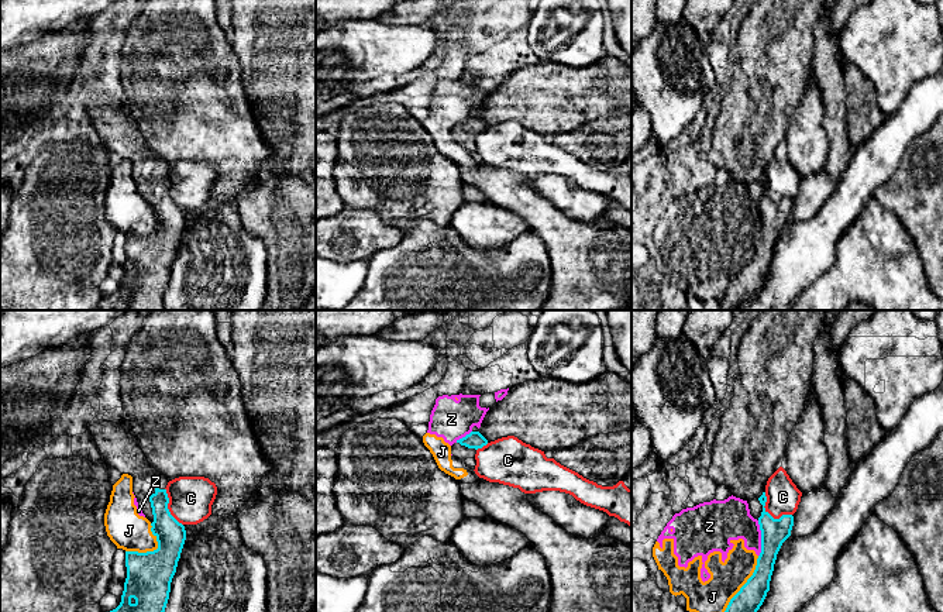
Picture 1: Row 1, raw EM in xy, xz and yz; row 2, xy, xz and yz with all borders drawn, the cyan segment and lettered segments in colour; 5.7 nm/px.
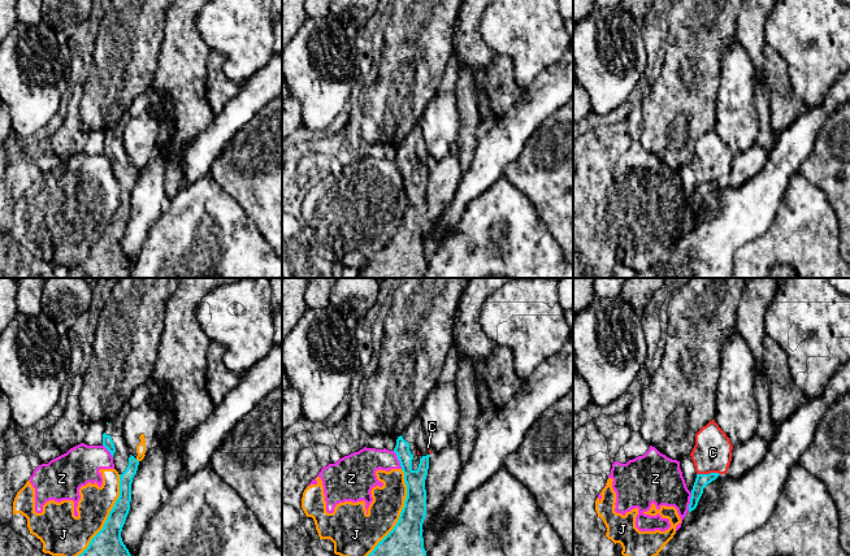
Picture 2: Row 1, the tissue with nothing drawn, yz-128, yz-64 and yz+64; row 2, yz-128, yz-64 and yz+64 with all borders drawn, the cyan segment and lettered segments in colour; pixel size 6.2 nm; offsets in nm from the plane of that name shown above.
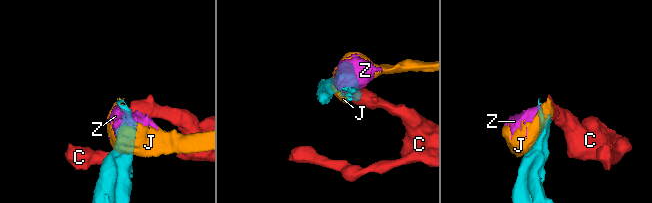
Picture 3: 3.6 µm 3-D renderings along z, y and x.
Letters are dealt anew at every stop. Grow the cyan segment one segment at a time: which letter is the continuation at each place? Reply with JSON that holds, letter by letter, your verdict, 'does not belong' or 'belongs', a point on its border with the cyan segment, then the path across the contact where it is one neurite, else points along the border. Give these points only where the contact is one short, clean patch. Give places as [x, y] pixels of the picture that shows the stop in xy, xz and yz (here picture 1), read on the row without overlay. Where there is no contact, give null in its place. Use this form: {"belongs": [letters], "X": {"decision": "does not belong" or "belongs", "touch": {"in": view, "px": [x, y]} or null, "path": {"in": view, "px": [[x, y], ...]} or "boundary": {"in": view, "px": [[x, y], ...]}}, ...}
{"belongs": [], "C": {"decision": "does not belong", "touch": {"in": "yz", "px": [768, 198]}, "boundary": {"in": "yz", "px": [[764, 176], [764, 192], [774, 202], [791, 199]]}}, "J": {"decision": "does not belong", "touch": {"in": "yz", "px": [743, 270]}}, "Z": {"decision": "does not belong", "touch": {"in": "yz", "px": [761, 223]}}}

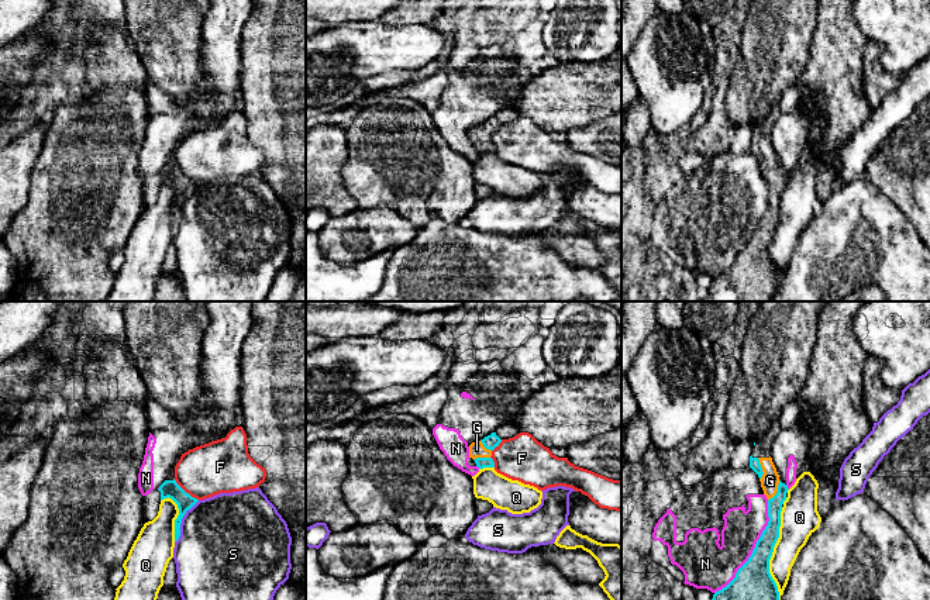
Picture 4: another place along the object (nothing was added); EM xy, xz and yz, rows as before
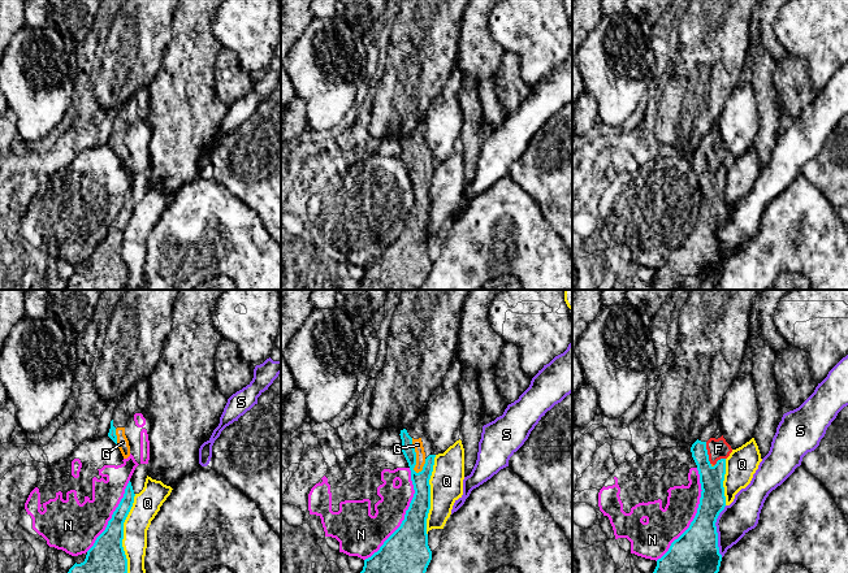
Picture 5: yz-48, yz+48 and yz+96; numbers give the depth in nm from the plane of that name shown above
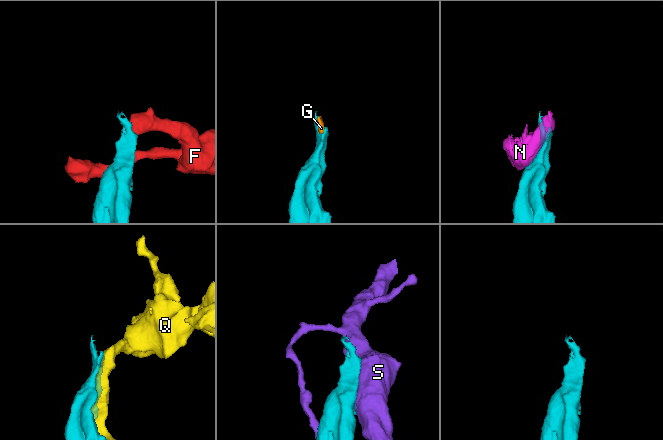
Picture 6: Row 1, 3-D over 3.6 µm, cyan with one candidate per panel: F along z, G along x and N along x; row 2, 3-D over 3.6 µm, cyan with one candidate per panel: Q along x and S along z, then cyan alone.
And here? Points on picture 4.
{"belongs": ["G"], "F": {"decision": "does not belong", "touch": {"in": "xy", "px": [185, 176]}, "boundary": {"in": "xy", "px": [[174, 164], [197, 185]]}}, "G": {"decision": "belongs", "touch": {"in": "yz", "px": [761, 154]}}, "N": {"decision": "does not belong", "touch": {"in": "yz", "px": [754, 233]}}, "Q": {"decision": "does not belong", "touch": {"in": "yz", "px": [771, 238]}}, "S": {"decision": "does not belong", "touch": {"in": "xy", "px": [181, 206]}}}

